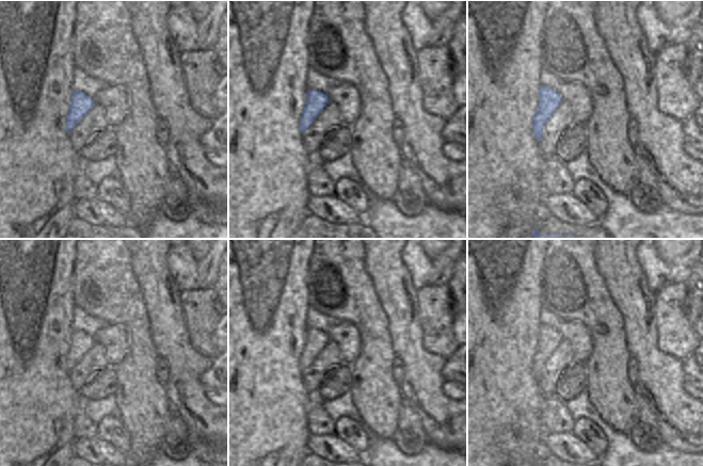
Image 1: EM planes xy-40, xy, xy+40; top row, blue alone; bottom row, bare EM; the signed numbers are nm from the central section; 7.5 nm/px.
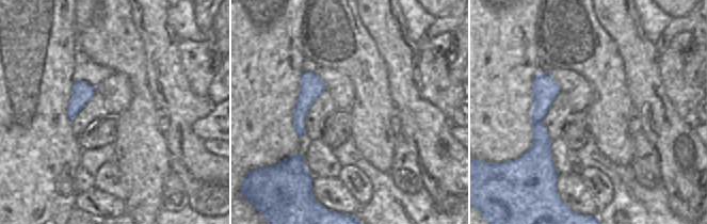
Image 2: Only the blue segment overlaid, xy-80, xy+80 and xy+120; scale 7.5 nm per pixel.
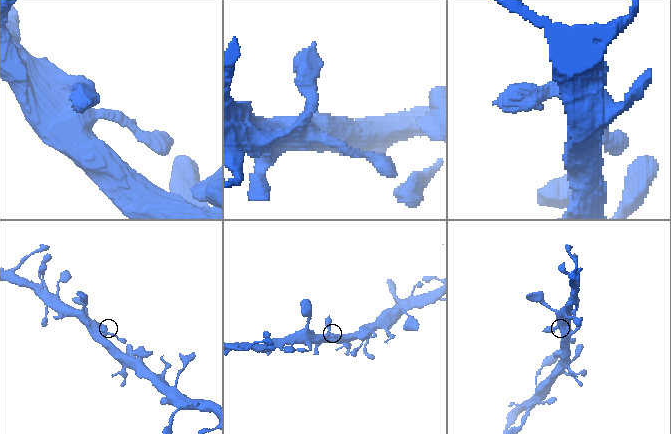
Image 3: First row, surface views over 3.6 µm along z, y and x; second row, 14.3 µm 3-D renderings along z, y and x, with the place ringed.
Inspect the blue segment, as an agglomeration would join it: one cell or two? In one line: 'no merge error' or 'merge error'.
no merge error

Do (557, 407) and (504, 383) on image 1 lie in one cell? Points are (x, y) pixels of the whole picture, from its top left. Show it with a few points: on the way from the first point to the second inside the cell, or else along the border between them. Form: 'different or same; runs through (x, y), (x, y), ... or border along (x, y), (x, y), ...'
different; border along (544, 398), (541, 404), (541, 424), (543, 427)

